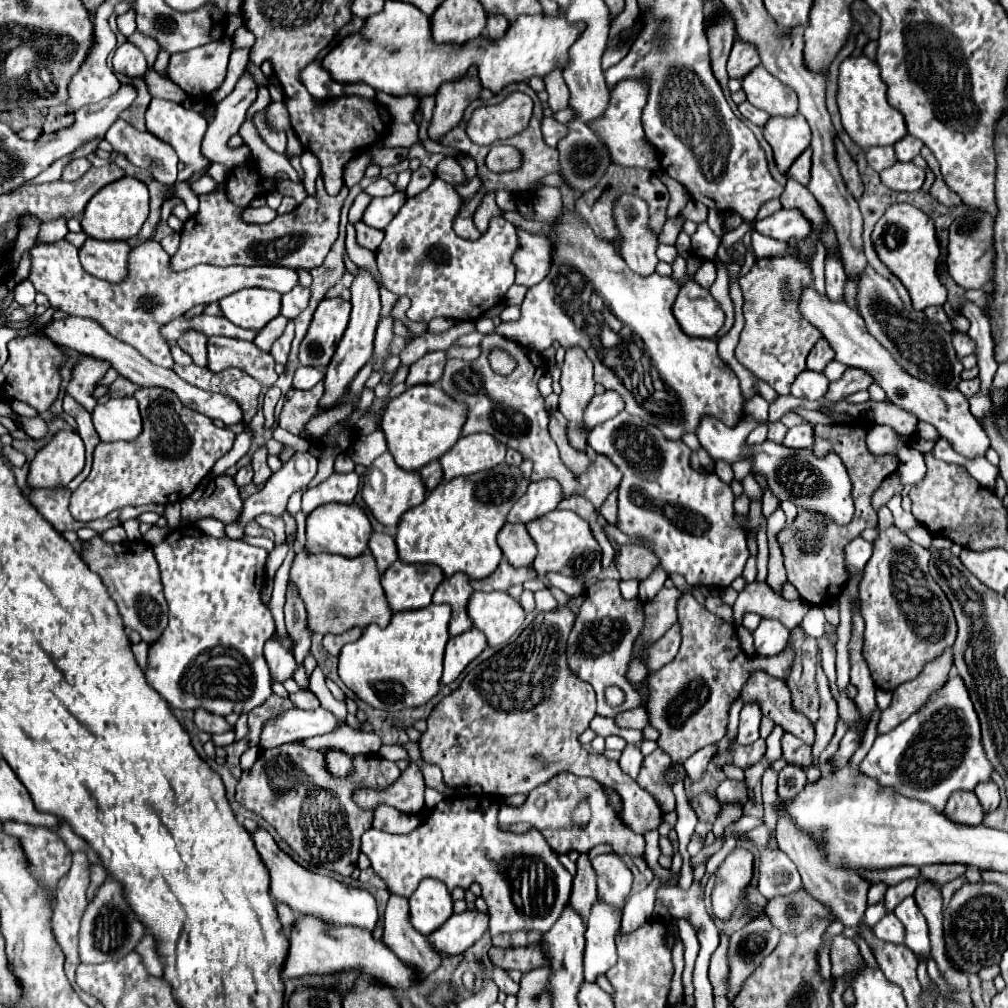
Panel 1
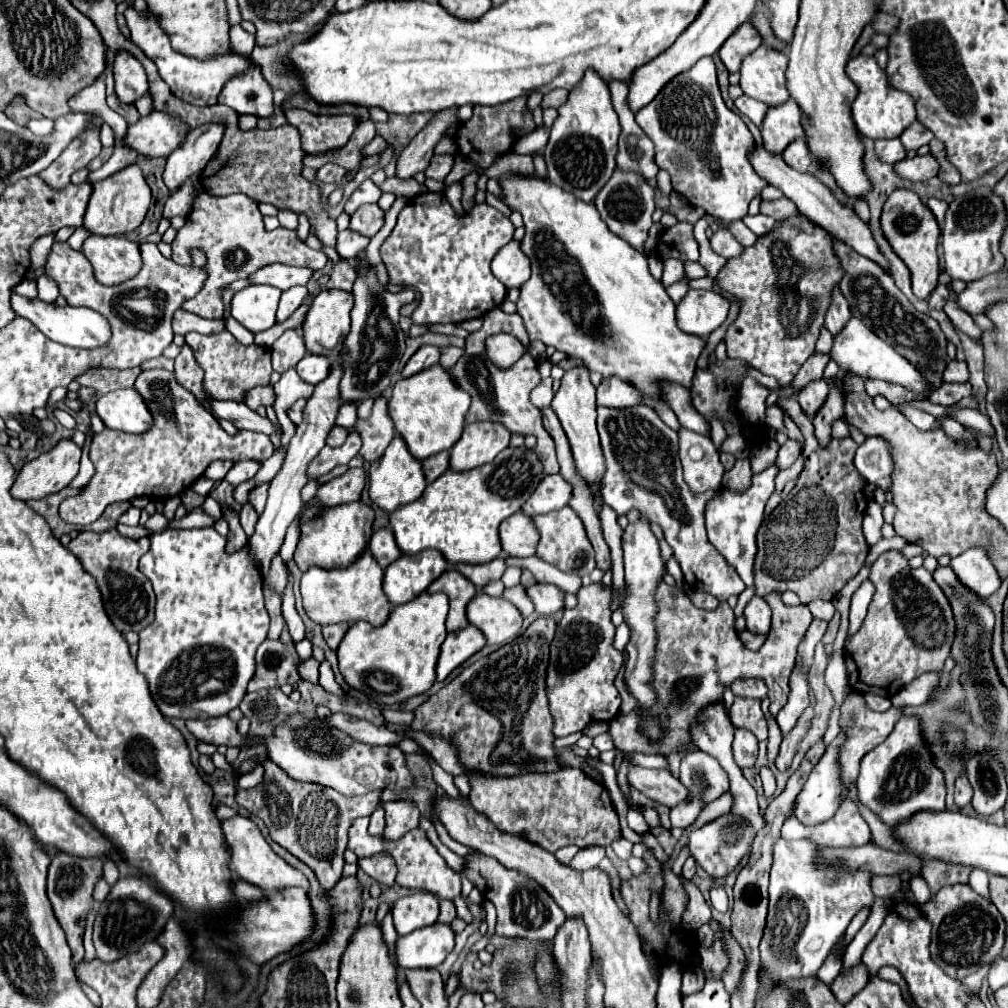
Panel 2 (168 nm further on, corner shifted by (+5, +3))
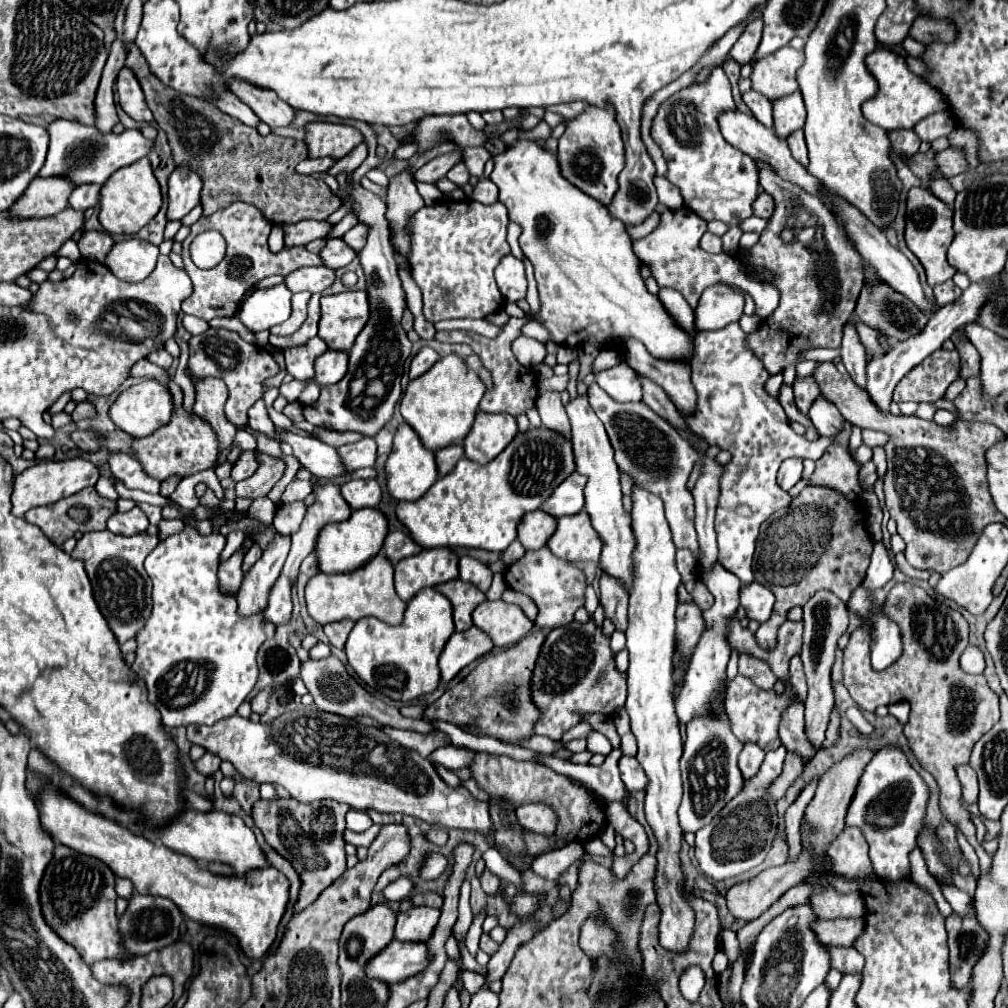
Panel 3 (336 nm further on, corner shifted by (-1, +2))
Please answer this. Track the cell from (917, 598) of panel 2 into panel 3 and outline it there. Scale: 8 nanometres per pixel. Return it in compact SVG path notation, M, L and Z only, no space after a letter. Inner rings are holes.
M899 583L891 589L885 601L885 613L901 627L901 659L881 673L871 671L867 627L859 627L851 633L843 653L845 685L855 703L869 713L875 713L879 705L891 705L899 701L907 701L911 705L911 721L905 729L909 749L921 767L935 777L943 815L951 819L951 823L957 825L965 833L967 841L975 847L981 873L989 873L991 857L977 841L975 825L969 821L969 811L961 805L961 785L955 767L969 763L973 745L999 721L999 697L989 689L983 675L969 675L959 667L959 655L969 643L969 627L959 611L939 603L921 587Z

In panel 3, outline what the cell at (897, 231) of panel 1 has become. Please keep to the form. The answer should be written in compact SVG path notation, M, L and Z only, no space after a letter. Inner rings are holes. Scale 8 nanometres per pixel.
M913 187L909 191L907 199L907 227L905 227L905 239L907 247L919 257L919 261L925 267L927 283L931 287L949 281L957 271L947 263L947 247L953 239L953 209L947 207L941 199L937 199L929 189L925 187Z

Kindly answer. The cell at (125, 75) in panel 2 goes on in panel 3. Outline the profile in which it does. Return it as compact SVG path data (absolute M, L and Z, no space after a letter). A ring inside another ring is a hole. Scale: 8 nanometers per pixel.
M123 67L117 77L117 93L119 93L119 105L131 119L153 123L153 115L145 103L143 91L141 91L133 71L127 67Z

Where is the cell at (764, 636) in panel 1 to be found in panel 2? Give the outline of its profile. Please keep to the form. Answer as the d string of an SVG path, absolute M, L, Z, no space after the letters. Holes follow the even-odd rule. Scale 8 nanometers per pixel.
M755 596L745 608L745 620L747 620L749 632L769 634L769 630L771 630L771 608L769 608L769 604L761 596Z

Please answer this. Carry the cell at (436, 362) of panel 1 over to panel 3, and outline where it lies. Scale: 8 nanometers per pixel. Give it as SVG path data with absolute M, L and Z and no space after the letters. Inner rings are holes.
M423 347L411 361L411 367L409 367L409 377L411 379L417 379L419 375L423 375L425 371L429 371L435 363L439 361L439 355L431 349L431 347Z

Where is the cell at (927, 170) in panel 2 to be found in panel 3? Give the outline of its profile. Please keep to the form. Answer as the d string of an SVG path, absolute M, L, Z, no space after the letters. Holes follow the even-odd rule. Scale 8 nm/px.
M949 147L949 149L941 151L941 153L937 153L935 161L937 161L939 171L941 171L941 173L945 173L947 177L959 175L959 173L963 173L963 171L967 171L967 169L969 169L967 159L965 159L965 155L963 155L963 151L955 151L953 147Z

